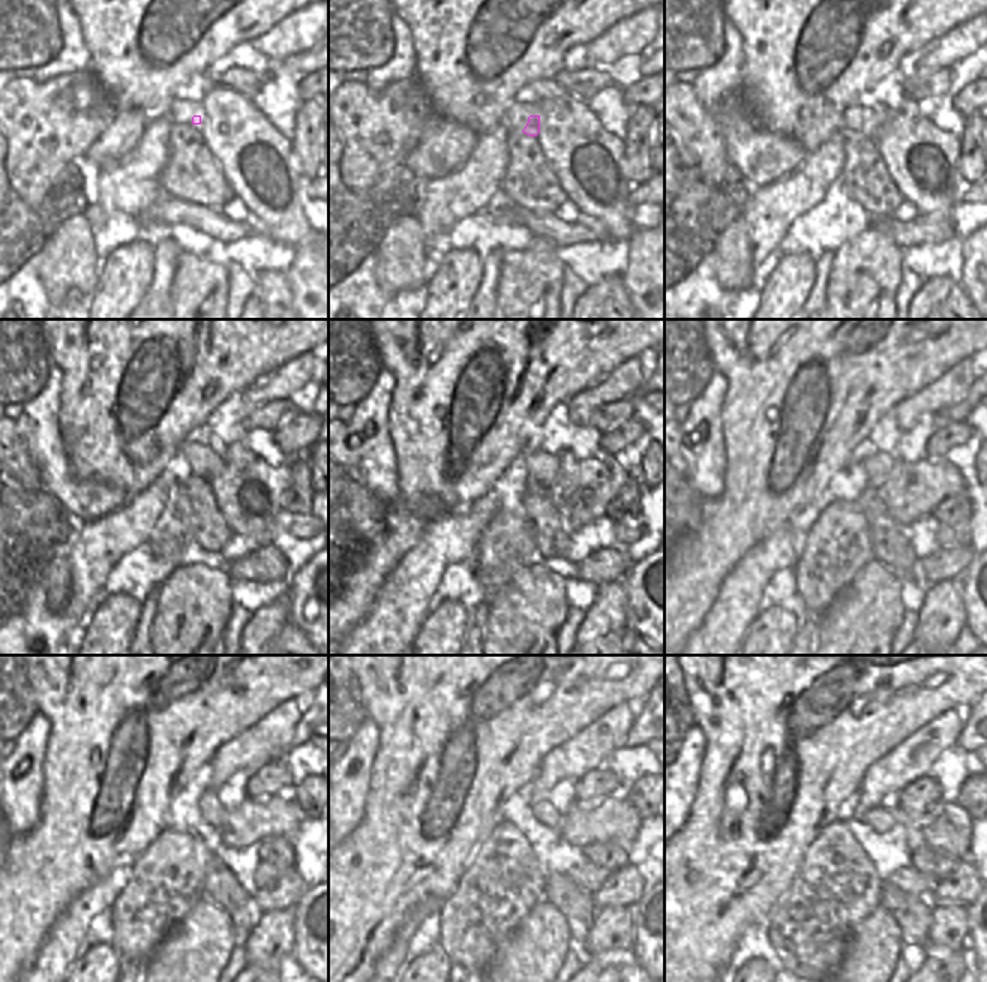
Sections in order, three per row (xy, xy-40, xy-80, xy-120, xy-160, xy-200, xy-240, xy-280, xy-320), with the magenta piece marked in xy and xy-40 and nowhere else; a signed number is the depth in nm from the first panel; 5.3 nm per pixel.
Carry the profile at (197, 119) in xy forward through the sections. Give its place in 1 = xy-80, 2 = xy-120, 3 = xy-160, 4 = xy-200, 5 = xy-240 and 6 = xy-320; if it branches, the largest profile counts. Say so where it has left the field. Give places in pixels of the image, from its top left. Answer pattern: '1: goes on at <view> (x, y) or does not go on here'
1: goes on at xy-80 (872, 123)
2: goes on at xy-120 (206, 465)
3: goes on at xy-160 (542, 467)
4: goes on at xy-200 (878, 467)
5: goes on at xy-240 (212, 811)
6: goes on at xy-320 (878, 819)

